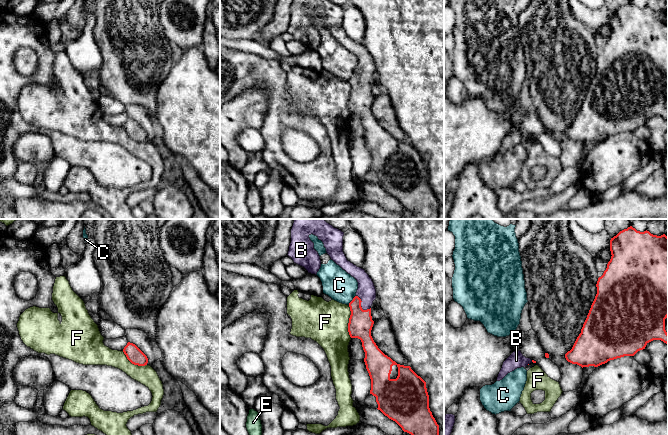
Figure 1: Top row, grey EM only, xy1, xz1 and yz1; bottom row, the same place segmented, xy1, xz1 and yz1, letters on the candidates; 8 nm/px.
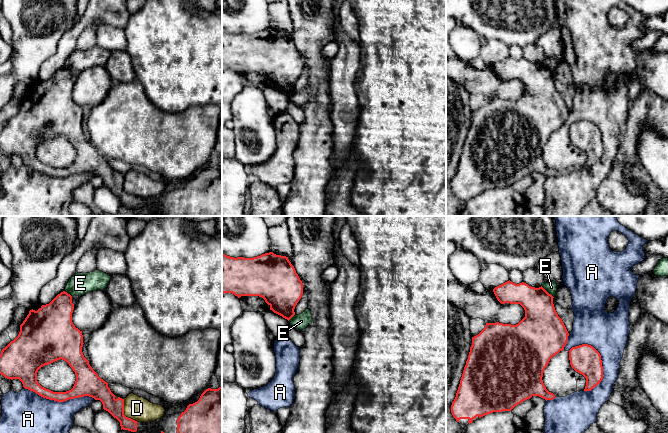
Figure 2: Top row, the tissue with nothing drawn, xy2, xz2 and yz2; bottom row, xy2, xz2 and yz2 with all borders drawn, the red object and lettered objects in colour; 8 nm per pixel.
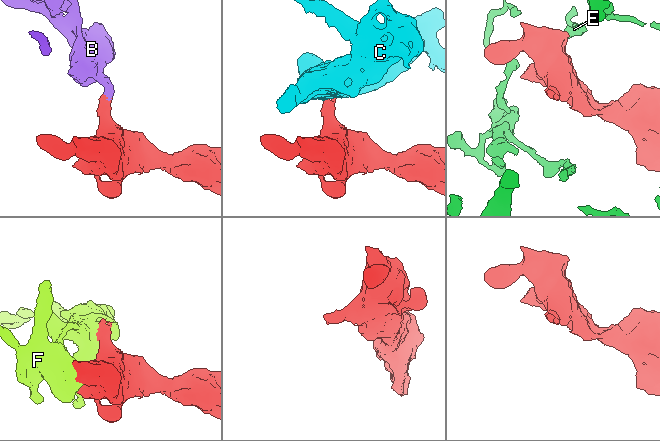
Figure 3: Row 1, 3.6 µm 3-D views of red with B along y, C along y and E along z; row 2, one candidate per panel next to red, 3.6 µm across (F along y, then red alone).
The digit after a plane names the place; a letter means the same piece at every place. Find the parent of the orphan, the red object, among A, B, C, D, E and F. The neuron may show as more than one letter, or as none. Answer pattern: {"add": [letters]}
{"add": ["B"]}

